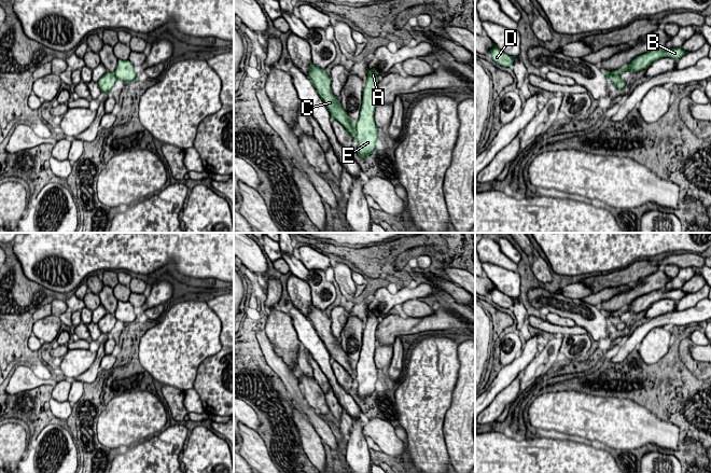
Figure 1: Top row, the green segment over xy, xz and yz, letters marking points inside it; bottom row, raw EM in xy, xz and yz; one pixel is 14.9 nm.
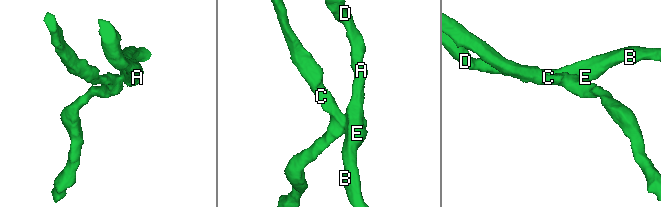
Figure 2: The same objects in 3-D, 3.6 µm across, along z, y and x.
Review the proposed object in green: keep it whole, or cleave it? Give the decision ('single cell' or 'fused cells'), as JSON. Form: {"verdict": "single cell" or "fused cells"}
{"verdict": "fused cells"}

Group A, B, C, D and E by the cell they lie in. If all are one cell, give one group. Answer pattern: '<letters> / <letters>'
A B D E / C

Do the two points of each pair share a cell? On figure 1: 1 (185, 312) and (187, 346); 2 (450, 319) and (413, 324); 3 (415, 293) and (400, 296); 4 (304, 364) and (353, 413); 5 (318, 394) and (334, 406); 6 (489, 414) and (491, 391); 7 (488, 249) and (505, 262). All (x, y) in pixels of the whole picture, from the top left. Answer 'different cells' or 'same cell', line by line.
1: same cell
2: same cell
3: same cell
4: different cells
5: different cells
6: different cells
7: same cell

